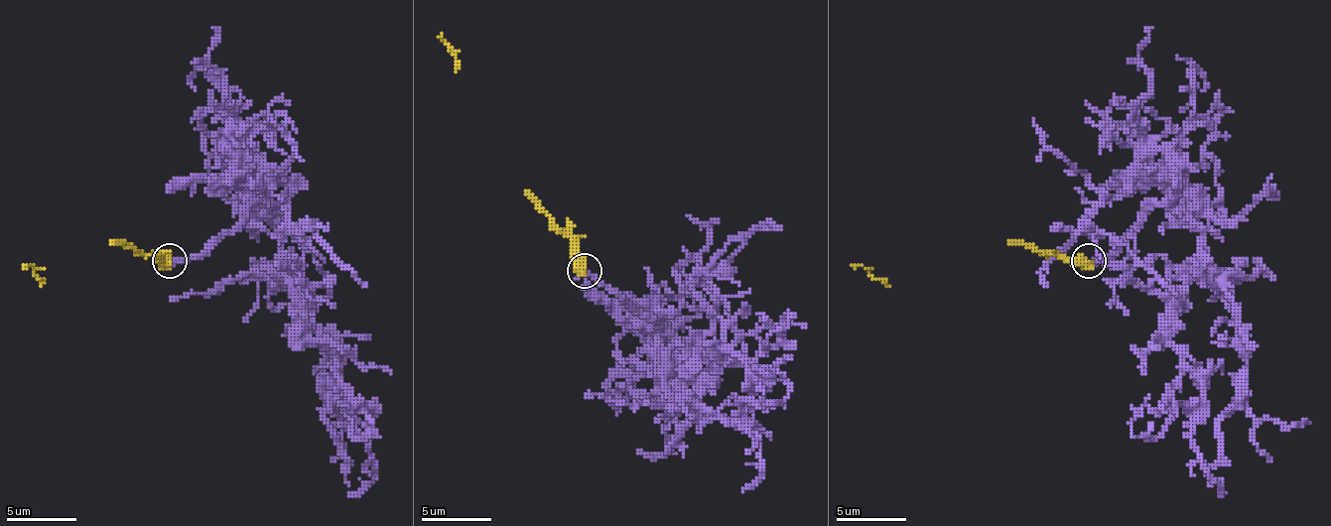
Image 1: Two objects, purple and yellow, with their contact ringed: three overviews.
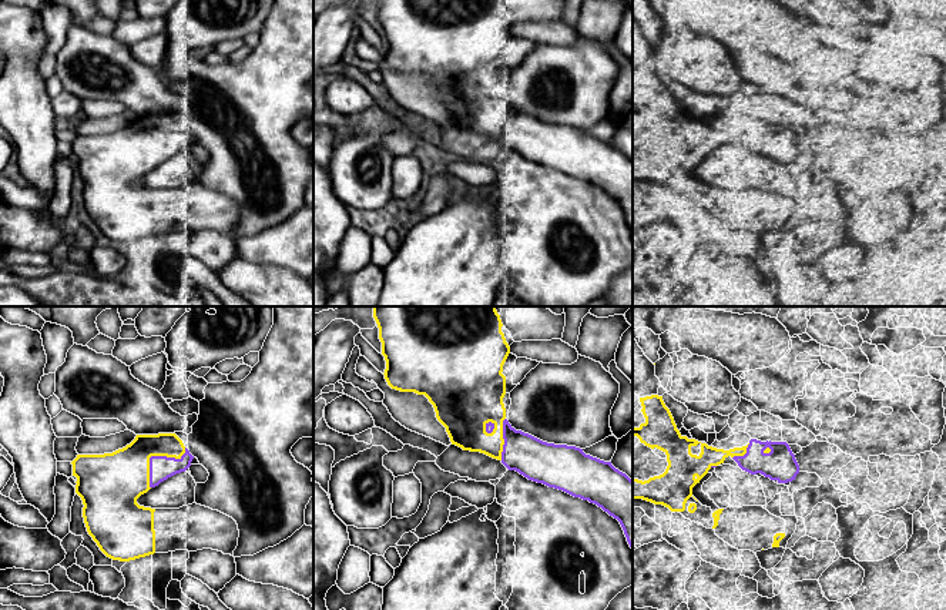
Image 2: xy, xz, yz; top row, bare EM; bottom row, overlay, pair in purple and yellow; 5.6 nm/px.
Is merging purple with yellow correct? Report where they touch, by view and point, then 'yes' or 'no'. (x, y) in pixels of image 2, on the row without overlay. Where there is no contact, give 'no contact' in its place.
xy (154, 137) | no

